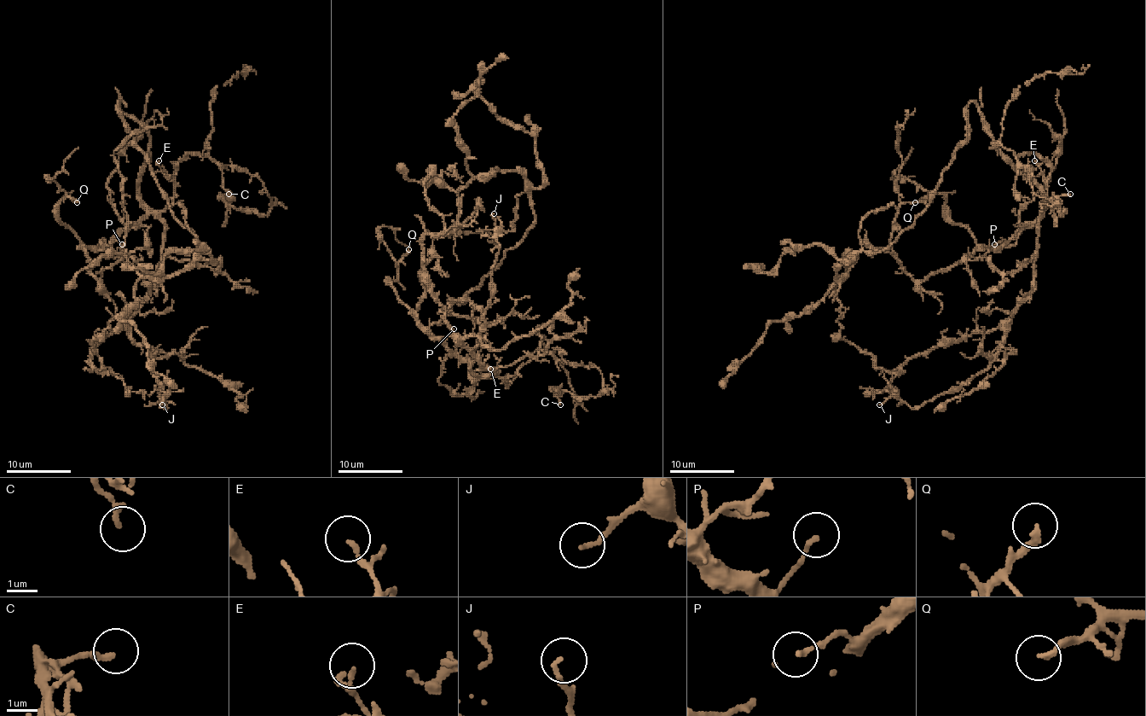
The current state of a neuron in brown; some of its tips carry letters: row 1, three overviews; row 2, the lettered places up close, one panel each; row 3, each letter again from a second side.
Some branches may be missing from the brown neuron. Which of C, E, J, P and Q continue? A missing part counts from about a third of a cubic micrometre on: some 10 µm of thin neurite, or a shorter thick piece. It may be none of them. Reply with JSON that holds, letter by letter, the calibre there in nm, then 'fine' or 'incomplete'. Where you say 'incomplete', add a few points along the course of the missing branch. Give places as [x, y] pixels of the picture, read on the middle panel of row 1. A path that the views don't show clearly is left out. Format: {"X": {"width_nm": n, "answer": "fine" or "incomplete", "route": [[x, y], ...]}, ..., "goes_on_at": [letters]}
{"C": {"width_nm": 200, "answer": "fine"}, "E": {"width_nm": 110, "answer": "fine"}, "J": {"width_nm": 140, "answer": "fine"}, "P": {"width_nm": 130, "answer": "fine"}, "Q": {"width_nm": 200, "answer": "fine"}, "goes_on_at": []}

